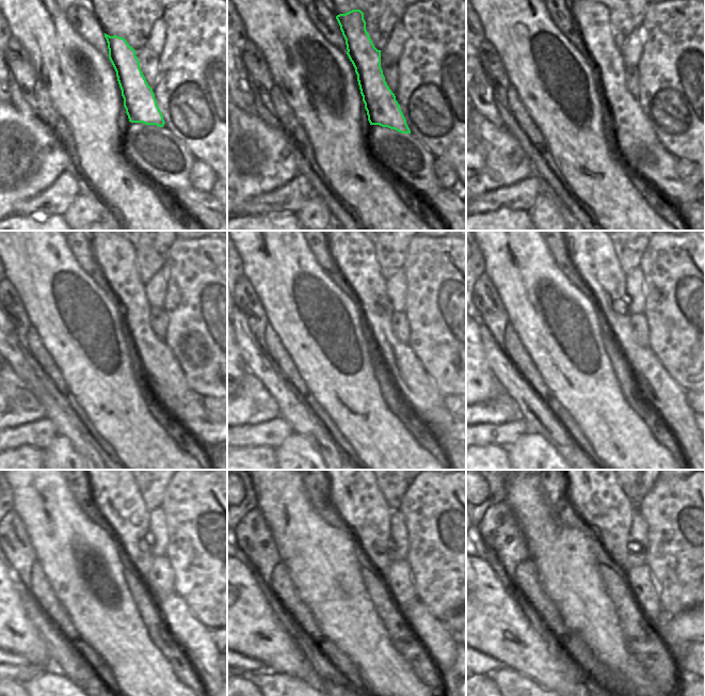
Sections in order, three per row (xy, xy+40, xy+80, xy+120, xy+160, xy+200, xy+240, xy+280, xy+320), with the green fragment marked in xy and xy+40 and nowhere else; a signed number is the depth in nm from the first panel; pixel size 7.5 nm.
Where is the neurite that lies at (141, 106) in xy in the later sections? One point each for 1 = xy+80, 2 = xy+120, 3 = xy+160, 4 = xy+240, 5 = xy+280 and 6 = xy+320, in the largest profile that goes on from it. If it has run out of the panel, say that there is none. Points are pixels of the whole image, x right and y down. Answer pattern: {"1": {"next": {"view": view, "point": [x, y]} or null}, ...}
{"1": {"next": {"view": "xy+80", "point": [592, 19]}}, "2": {"next": {"view": "xy+120", "point": [115, 256]}}, "3": {"next": {"view": "xy+160", "point": [353, 254]}}, "4": {"next": {"view": "xy+240", "point": [116, 496]}}, "5": {"next": {"view": "xy+280", "point": [353, 491]}}, "6": {"next": {"view": "xy+320", "point": [594, 491]}}}

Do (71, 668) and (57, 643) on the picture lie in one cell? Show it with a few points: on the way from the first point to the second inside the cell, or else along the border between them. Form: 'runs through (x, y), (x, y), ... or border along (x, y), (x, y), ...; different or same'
runs through (66, 662), (61, 657), (59, 649); same

